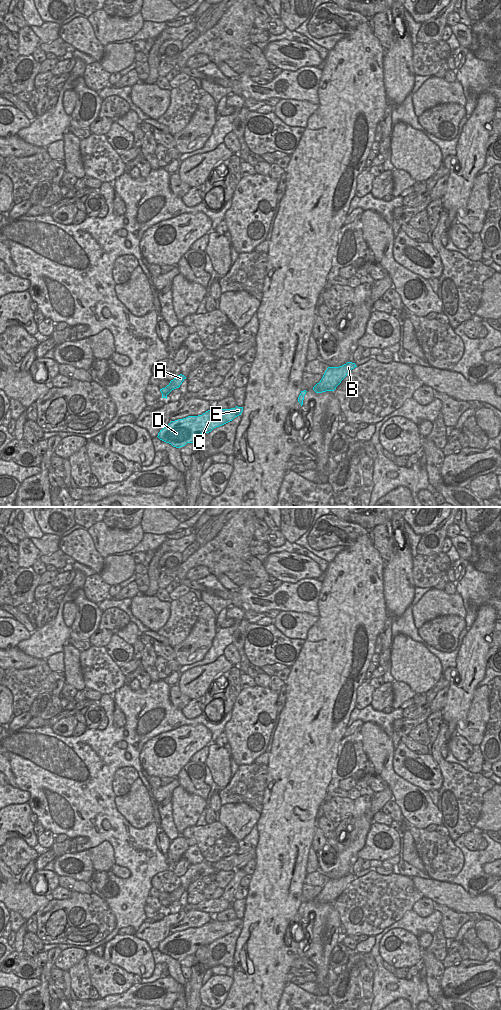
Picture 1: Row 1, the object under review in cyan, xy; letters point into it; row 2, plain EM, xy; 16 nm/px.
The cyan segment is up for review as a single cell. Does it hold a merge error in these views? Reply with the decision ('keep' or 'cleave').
keep

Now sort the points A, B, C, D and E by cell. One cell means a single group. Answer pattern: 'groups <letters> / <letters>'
groups A B C D E

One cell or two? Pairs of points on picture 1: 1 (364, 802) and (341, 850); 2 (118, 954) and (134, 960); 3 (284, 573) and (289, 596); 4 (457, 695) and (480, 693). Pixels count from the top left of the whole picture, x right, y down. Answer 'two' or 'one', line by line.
1: one
2: one
3: two
4: two

